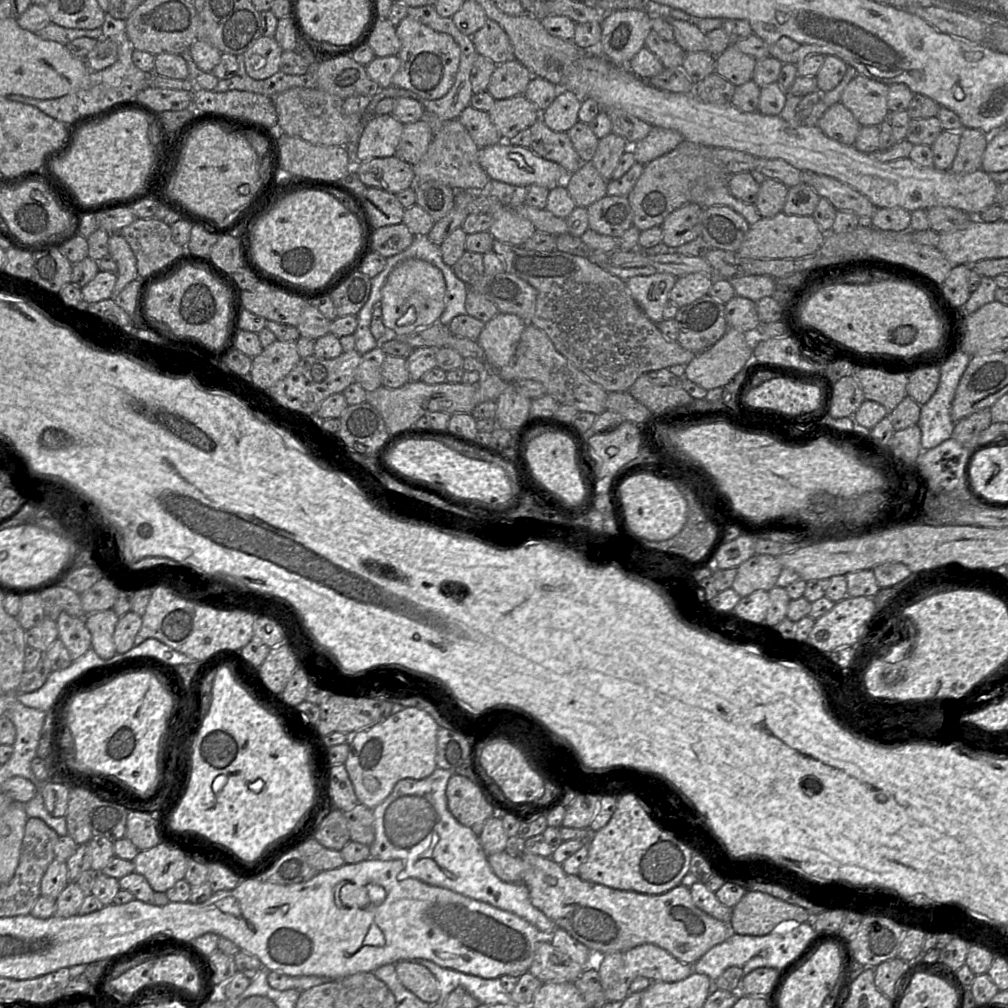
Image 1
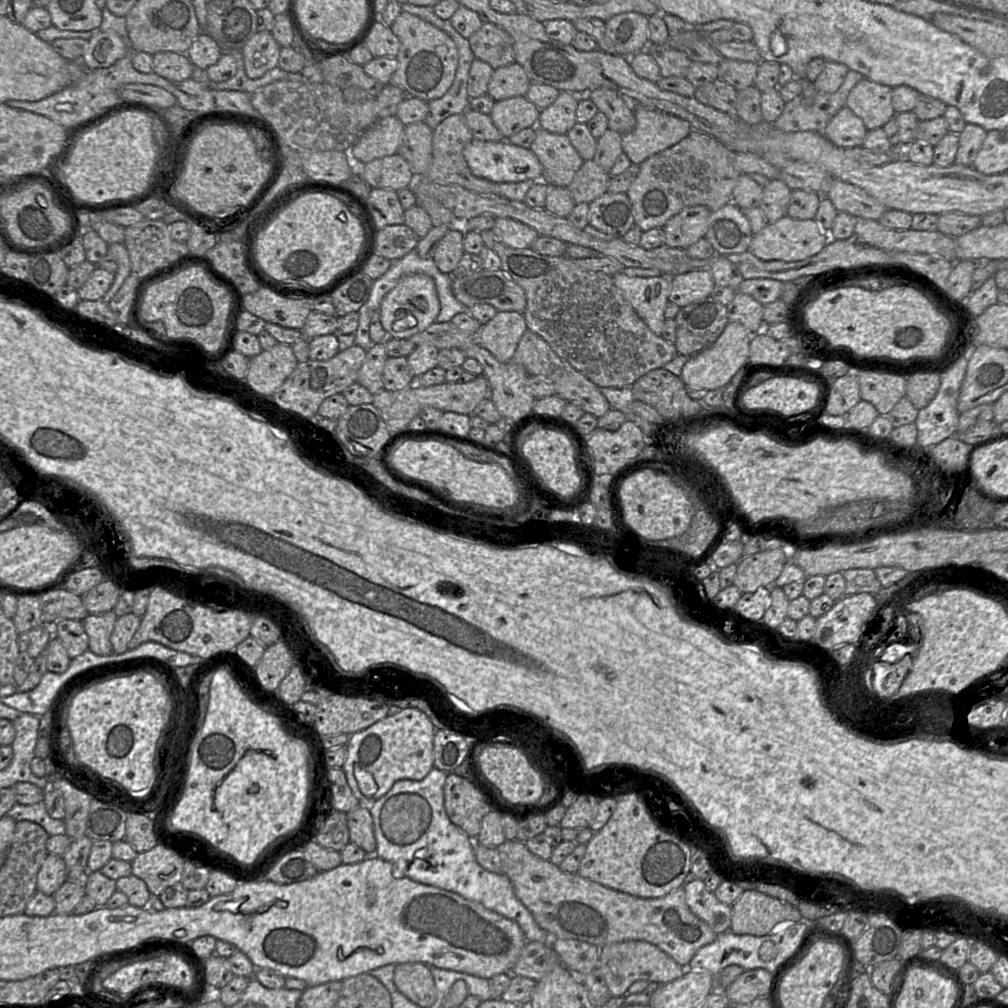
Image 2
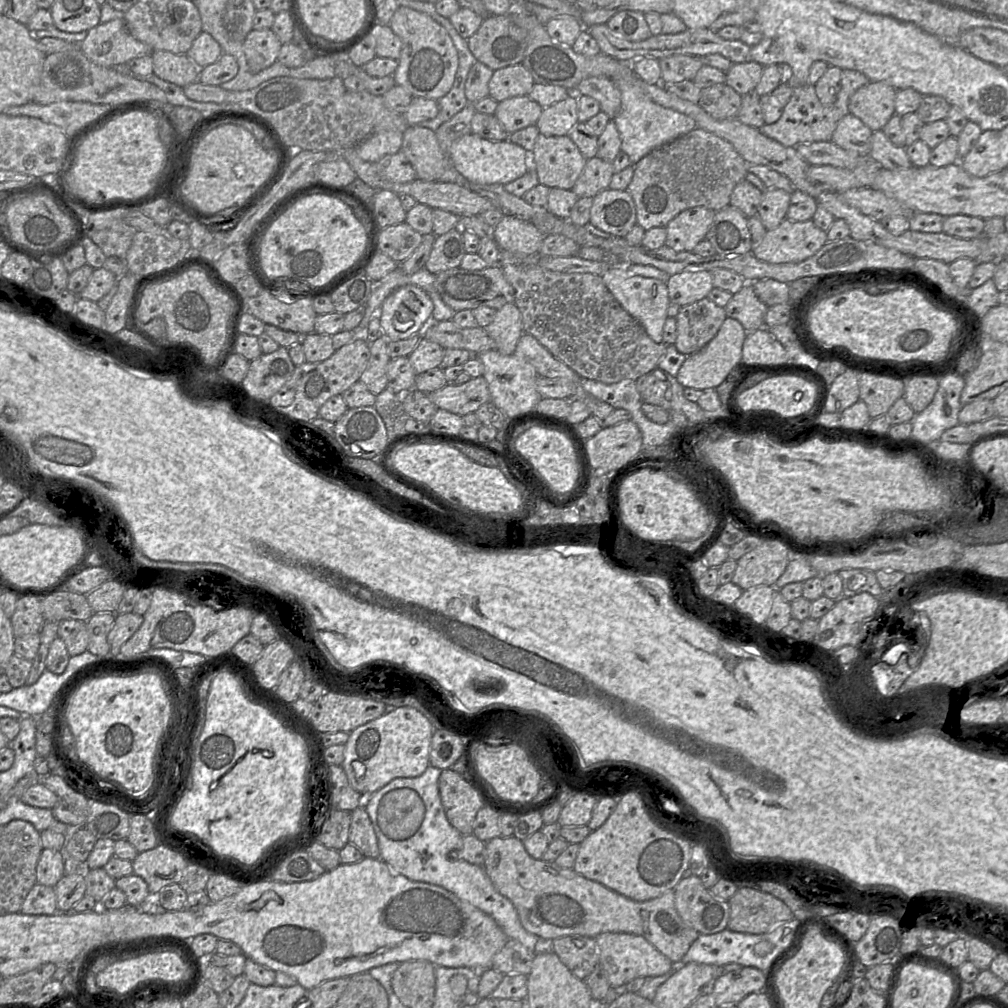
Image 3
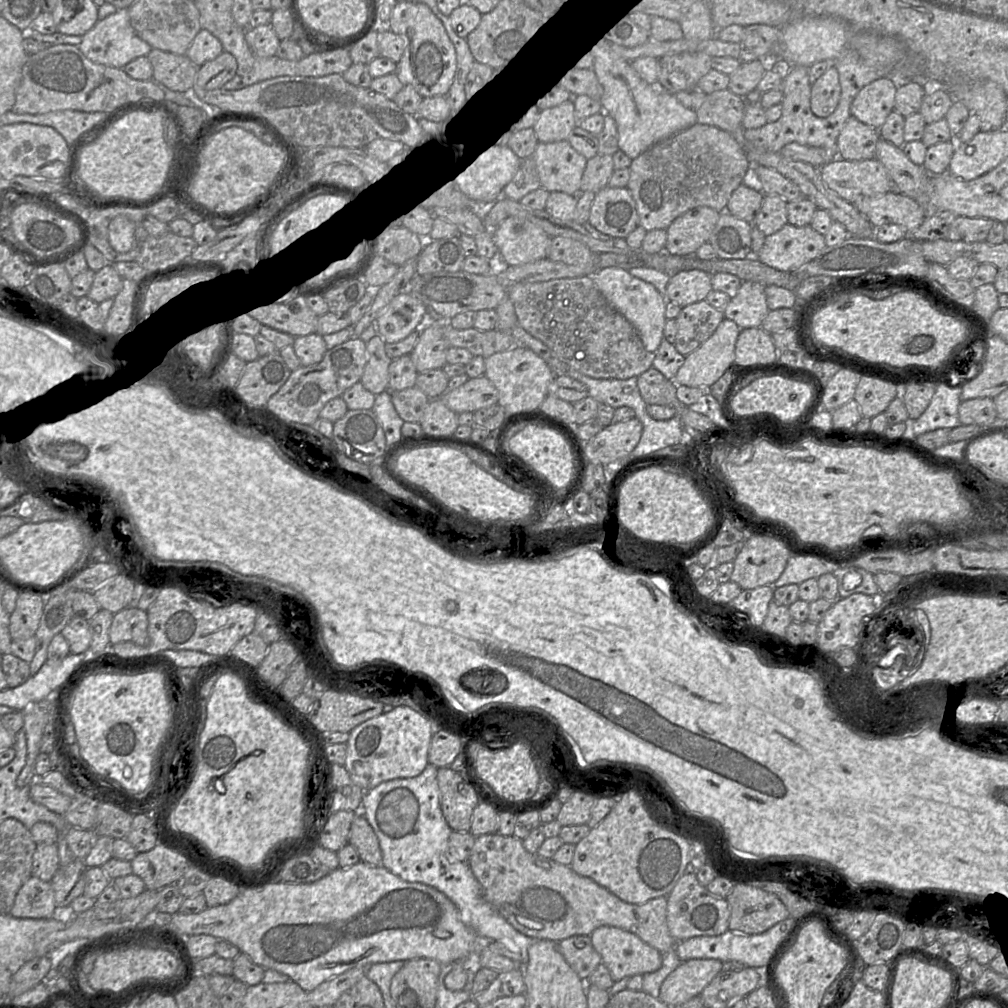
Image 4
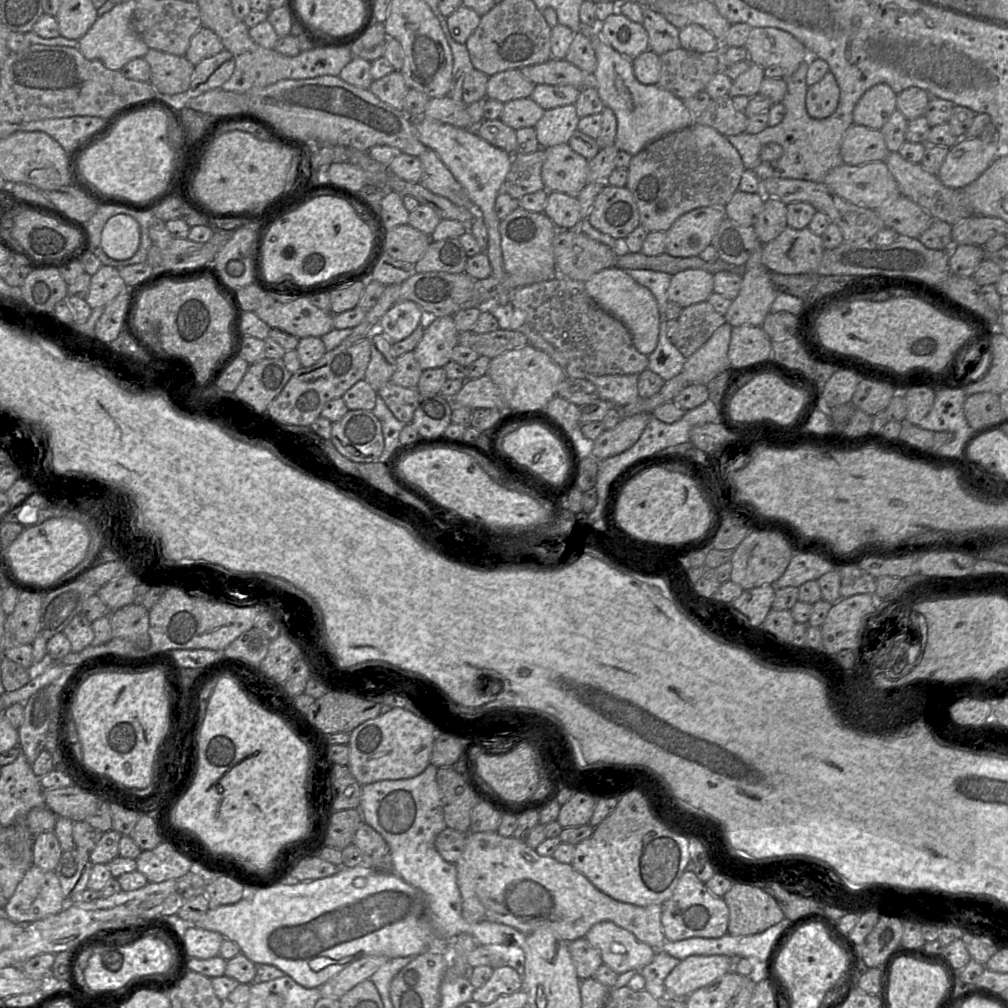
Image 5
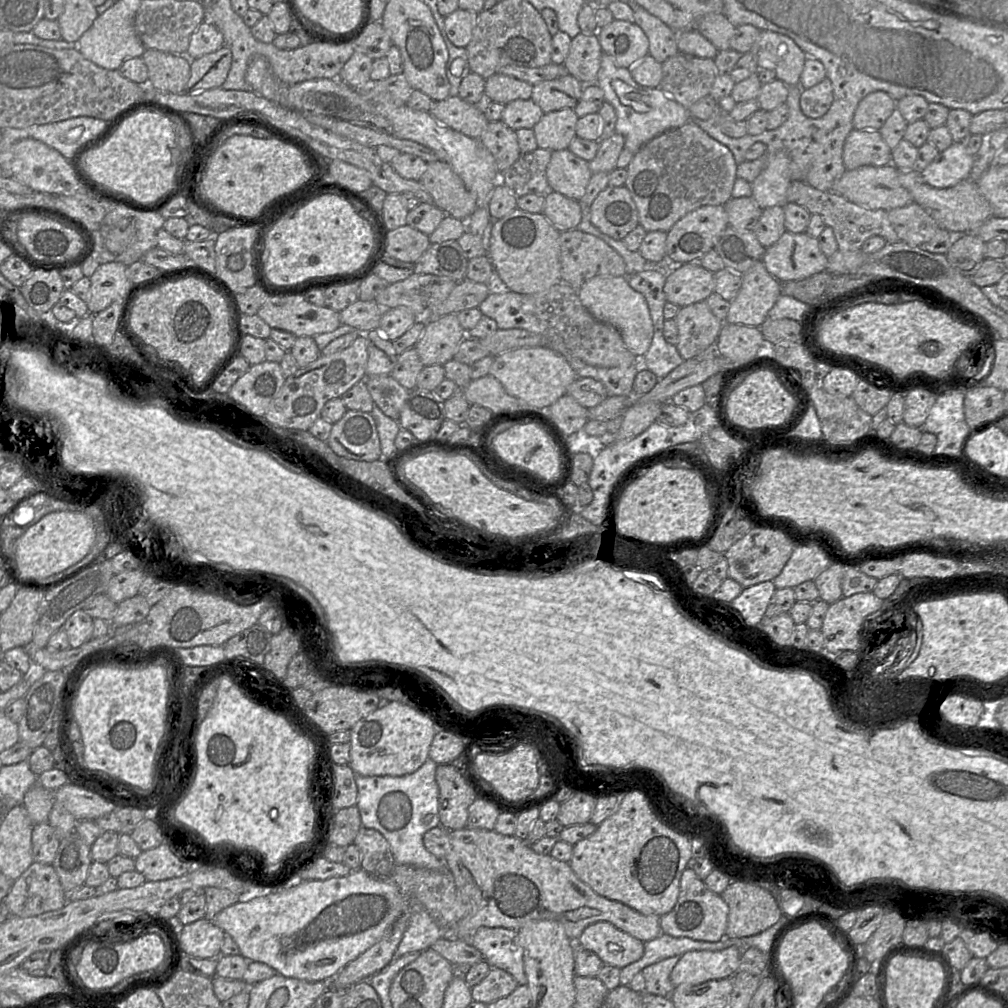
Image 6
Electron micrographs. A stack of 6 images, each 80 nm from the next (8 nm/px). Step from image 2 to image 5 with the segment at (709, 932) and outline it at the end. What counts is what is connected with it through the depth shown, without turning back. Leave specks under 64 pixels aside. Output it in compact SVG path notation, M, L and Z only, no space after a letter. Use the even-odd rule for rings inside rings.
M497 831L468 832L466 847L454 864L462 899L462 915L469 923L500 923L524 934L530 934L537 929L550 929L564 941L571 942L585 937L596 923L611 921L630 931L638 940L656 951L662 951L661 946L666 941L661 923L662 905L637 906L615 900L595 887L571 864L560 863L551 856L540 856L525 841L513 836L503 837Z

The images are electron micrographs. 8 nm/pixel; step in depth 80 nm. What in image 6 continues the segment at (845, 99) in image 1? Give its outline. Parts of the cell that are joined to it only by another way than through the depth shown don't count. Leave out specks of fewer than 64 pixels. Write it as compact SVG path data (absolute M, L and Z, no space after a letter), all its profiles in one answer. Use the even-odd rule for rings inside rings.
M875 91L864 97L858 104L853 127L856 130L876 130L882 128L896 108L897 101L886 92Z

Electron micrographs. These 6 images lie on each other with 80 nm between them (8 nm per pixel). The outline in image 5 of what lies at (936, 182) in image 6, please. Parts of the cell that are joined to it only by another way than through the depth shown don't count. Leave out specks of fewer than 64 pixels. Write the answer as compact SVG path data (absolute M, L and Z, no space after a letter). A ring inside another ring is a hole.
M978 137L959 139L936 176L948 188L963 189L974 182L1001 155L1003 147L984 143Z

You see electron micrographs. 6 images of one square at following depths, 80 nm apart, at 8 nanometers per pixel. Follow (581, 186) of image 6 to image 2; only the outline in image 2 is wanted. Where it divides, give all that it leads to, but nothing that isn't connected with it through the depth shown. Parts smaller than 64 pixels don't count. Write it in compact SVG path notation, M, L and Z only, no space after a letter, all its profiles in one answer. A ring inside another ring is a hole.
M535 126L535 140L530 147L543 167L542 181L549 186L567 187L585 162L567 134L551 133Z

